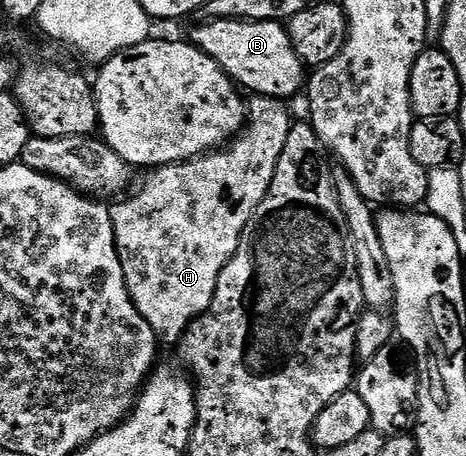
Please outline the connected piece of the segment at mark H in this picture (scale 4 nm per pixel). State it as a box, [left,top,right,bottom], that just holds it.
[111,95,294,342]

